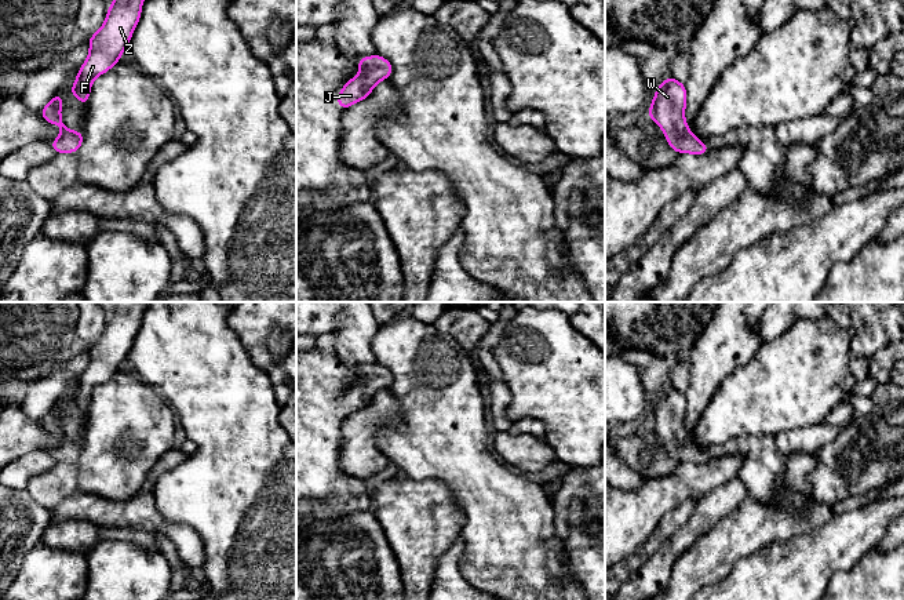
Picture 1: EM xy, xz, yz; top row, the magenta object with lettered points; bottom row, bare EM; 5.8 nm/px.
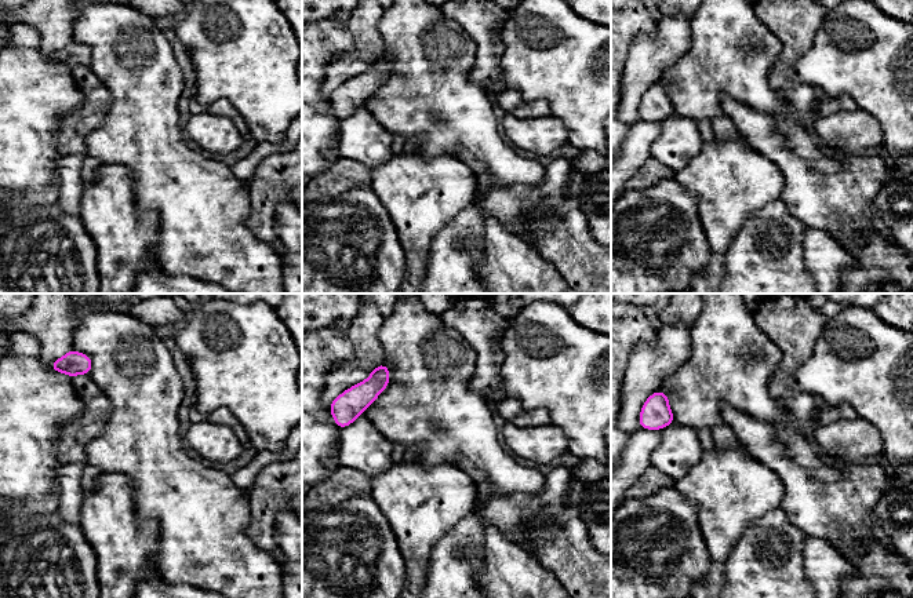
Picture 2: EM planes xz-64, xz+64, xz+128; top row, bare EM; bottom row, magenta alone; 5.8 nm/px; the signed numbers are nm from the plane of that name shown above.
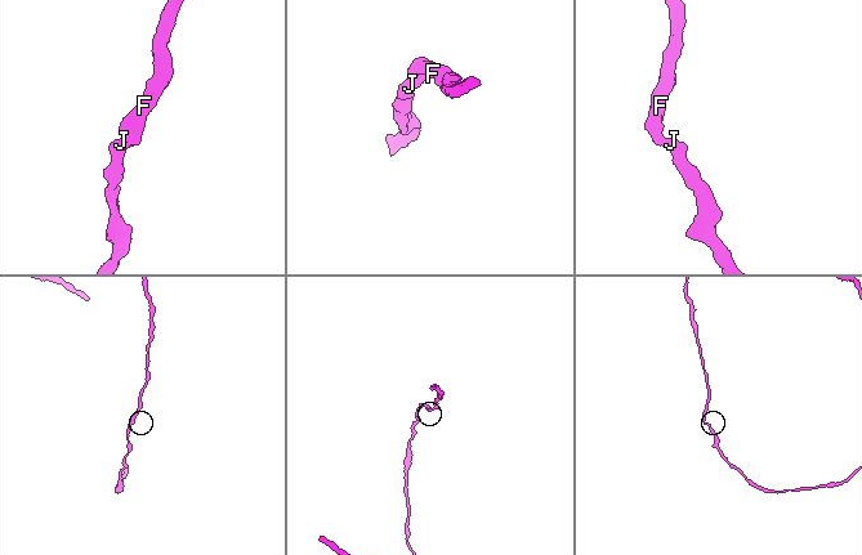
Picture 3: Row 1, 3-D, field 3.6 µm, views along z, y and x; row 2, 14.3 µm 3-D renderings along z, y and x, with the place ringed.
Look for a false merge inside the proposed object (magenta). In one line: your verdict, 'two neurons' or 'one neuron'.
one neuron

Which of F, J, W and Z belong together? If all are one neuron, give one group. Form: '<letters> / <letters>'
F J W Z

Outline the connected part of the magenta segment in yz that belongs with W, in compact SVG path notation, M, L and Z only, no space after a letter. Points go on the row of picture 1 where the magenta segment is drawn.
M667 74L656 88L646 116L663 130L674 152L700 156L711 148L689 131L685 120L686 99L686 86Z

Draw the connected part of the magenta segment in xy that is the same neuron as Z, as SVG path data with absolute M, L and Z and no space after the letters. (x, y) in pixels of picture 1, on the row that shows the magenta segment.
M113 0L102 28L90 34L90 54L79 68L72 95L88 106L92 81L109 72L121 58L141 19L145 0Z

